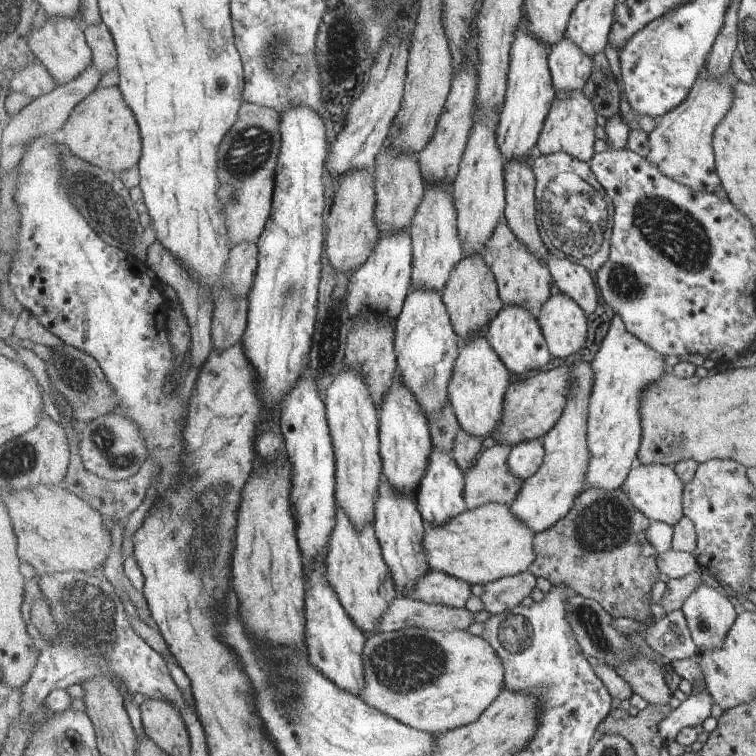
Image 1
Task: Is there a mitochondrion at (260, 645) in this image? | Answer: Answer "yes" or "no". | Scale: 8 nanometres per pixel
no

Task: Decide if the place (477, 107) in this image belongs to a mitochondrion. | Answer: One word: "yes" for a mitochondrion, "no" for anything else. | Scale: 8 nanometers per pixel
no

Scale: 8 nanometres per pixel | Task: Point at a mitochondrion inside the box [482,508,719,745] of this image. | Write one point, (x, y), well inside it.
(588, 619)

